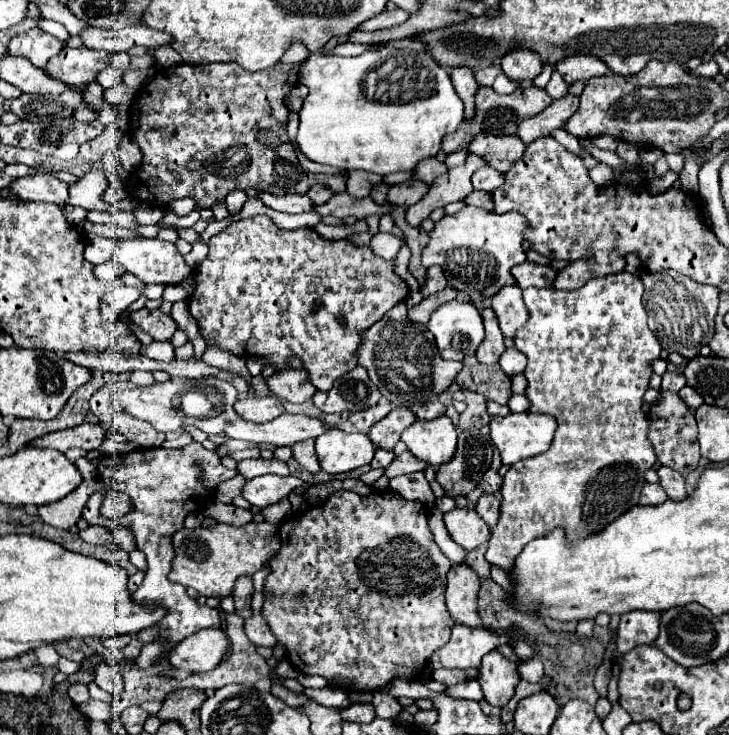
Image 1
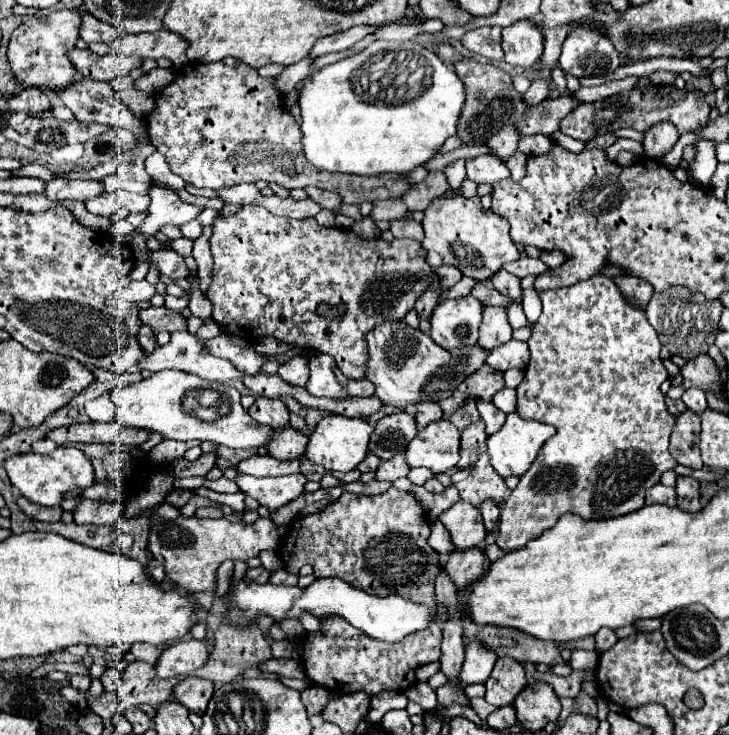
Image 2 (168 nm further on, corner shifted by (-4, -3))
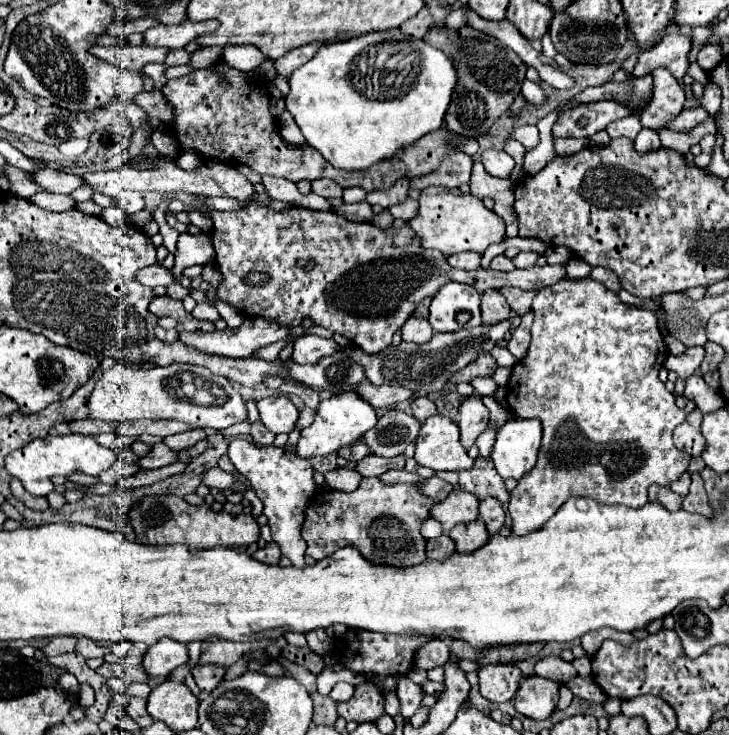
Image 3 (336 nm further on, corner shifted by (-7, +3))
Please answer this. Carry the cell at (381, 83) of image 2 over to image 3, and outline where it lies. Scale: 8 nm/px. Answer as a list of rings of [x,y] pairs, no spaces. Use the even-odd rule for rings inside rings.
[[[382,31],[364,33],[346,41],[324,43],[308,63],[298,67],[290,75],[290,93],[284,97],[286,109],[292,113],[308,145],[320,151],[324,159],[328,159],[328,163],[332,163],[334,167],[344,167],[346,171],[368,169],[372,163],[392,157],[404,145],[410,145],[426,133],[442,127],[442,119],[448,109],[452,89],[456,85],[456,69],[442,51],[430,47],[428,43],[420,43],[420,39],[414,39],[414,49],[412,43],[408,43],[408,39],[414,37],[406,37],[400,31]],[[370,51],[388,53],[388,59],[378,63],[372,69],[372,75]]]

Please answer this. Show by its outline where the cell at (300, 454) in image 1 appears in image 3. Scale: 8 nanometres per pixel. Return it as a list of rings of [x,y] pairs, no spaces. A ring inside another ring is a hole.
[[[340,467],[330,471],[330,473],[326,473],[324,477],[326,477],[326,485],[330,489],[338,489],[338,491],[344,492],[354,491],[360,485],[360,481],[362,481],[362,475],[356,473],[354,469],[350,471],[350,469]]]

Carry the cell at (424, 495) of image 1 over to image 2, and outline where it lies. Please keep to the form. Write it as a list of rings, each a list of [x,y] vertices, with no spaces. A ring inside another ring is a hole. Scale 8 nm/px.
[[[411,469],[409,474],[407,475],[407,479],[413,483],[413,485],[419,485],[419,487],[423,487],[429,479],[433,479],[435,477],[435,473],[431,473],[429,469]]]

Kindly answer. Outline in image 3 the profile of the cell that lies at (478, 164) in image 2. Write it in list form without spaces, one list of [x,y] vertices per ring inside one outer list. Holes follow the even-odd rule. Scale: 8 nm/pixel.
[[[488,149],[480,155],[480,161],[492,177],[510,177],[514,169],[514,159],[506,151]]]

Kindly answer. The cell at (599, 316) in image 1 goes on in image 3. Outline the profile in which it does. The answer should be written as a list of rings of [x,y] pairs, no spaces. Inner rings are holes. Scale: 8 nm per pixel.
[[[580,279],[580,281],[558,281],[550,287],[544,287],[538,291],[538,295],[532,301],[532,313],[534,313],[534,321],[532,321],[532,341],[530,341],[530,349],[526,353],[526,357],[522,361],[518,361],[512,367],[512,375],[508,381],[508,395],[506,395],[506,403],[510,407],[510,411],[520,417],[520,419],[538,419],[542,423],[542,449],[538,453],[538,463],[536,467],[524,475],[518,481],[518,487],[512,491],[512,499],[508,505],[510,517],[512,517],[512,533],[516,535],[526,535],[532,531],[538,531],[570,497],[590,497],[598,503],[606,503],[606,505],[626,505],[626,507],[642,507],[648,503],[648,487],[650,485],[660,485],[660,487],[670,487],[686,469],[690,463],[690,455],[676,449],[672,443],[672,431],[678,423],[682,423],[686,419],[686,413],[682,409],[678,409],[676,405],[676,397],[672,393],[668,393],[668,389],[664,387],[664,383],[658,379],[658,371],[664,365],[664,359],[668,357],[668,349],[664,345],[662,333],[658,329],[658,321],[654,317],[652,311],[640,311],[640,309],[630,309],[628,305],[624,305],[616,293],[612,293],[610,289],[606,289],[602,283],[592,281],[592,279]]]

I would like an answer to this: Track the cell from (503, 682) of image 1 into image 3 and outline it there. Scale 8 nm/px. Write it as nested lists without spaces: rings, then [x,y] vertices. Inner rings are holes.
[[[484,665],[478,669],[480,693],[492,703],[504,703],[518,691],[522,671],[516,665]]]

